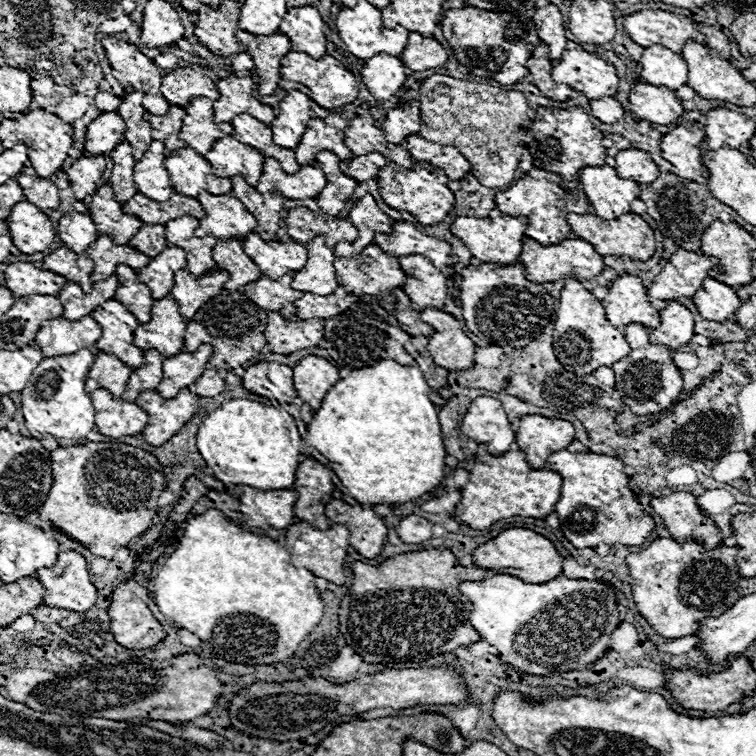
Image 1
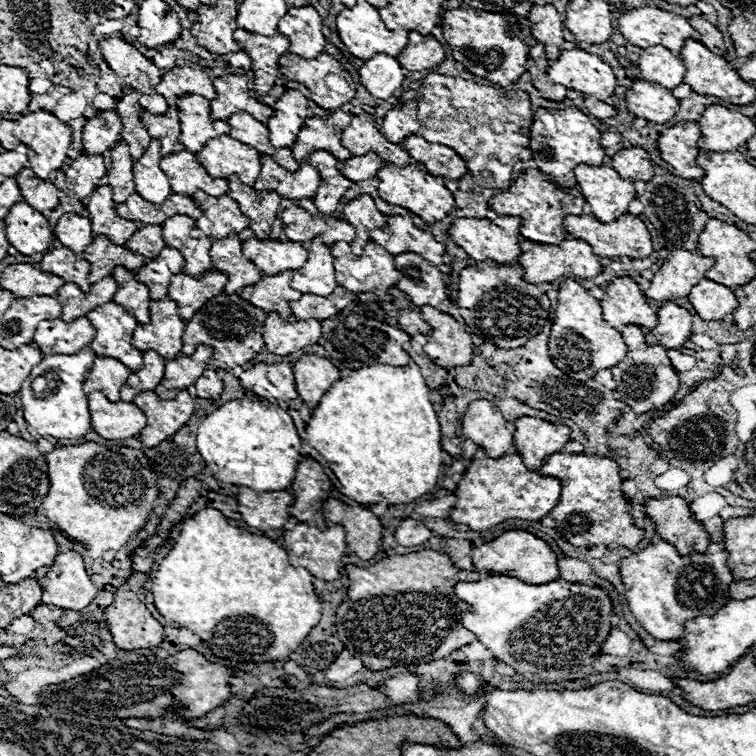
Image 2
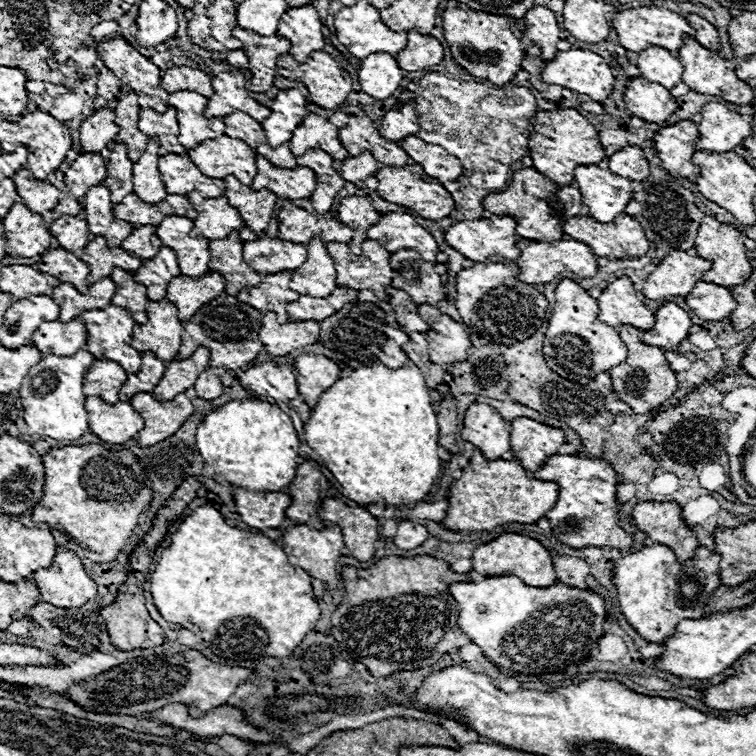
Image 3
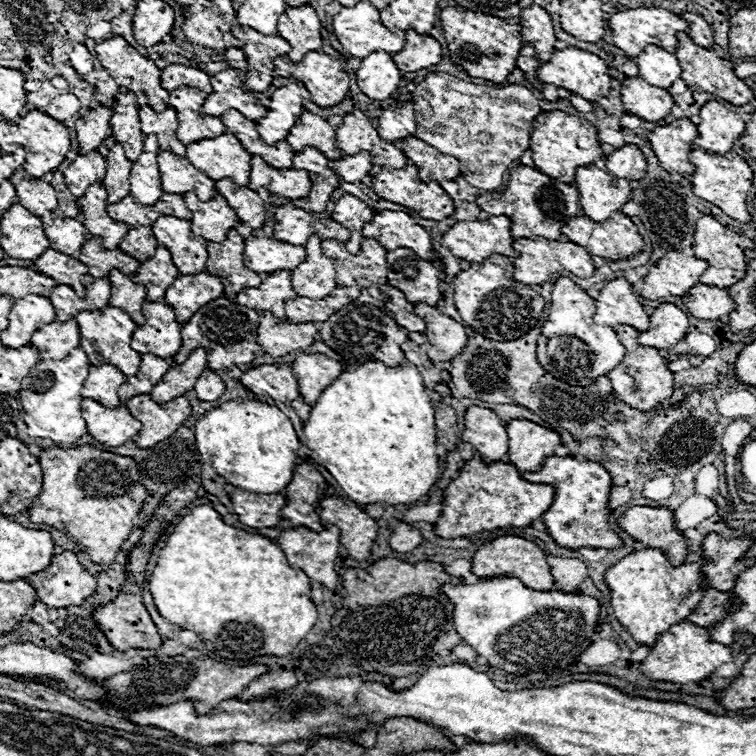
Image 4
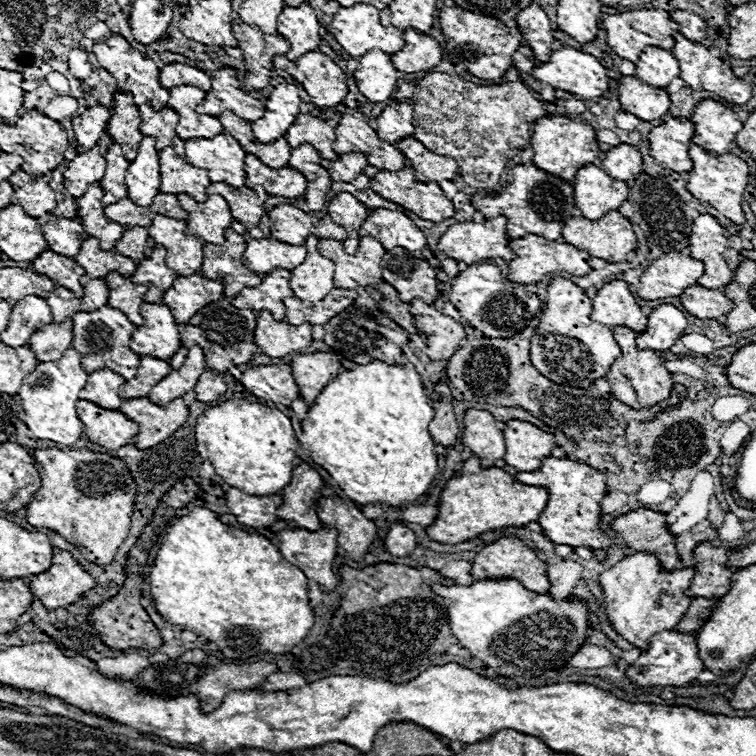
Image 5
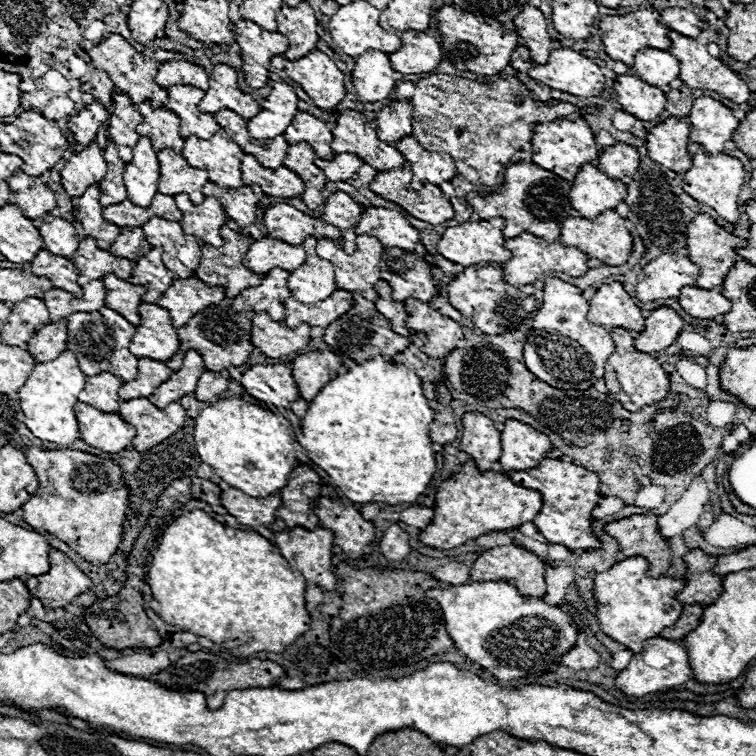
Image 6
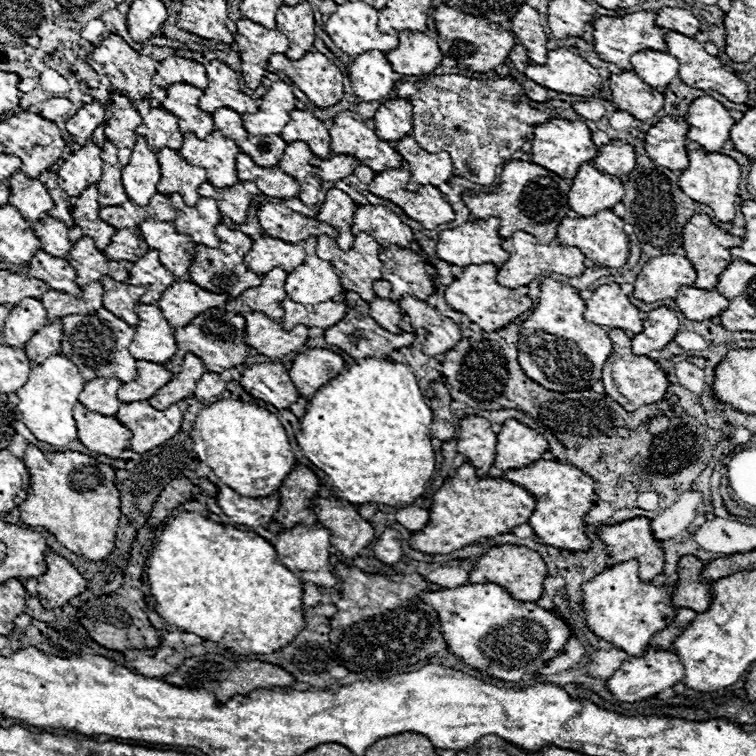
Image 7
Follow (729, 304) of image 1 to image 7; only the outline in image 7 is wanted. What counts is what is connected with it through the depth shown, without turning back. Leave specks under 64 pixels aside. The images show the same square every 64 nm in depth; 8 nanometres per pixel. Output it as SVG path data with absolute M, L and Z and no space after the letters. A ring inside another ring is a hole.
M680 288L676 304L682 310L682 314L690 320L710 320L714 316L720 316L730 302L716 290Z

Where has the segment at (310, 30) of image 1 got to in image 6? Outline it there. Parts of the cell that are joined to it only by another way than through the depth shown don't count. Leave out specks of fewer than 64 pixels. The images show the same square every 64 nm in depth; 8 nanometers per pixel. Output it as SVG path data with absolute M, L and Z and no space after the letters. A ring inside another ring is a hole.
M302 2L294 8L282 6L276 18L278 18L278 32L286 36L290 42L290 48L288 52L284 52L284 58L298 60L316 48L318 20L308 2Z

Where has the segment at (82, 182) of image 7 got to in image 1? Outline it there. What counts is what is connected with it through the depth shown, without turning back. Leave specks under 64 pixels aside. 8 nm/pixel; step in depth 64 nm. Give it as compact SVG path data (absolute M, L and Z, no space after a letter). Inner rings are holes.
M82 156L80 160L76 160L68 170L68 182L70 182L72 194L78 200L90 198L96 192L104 170L106 170L104 156Z

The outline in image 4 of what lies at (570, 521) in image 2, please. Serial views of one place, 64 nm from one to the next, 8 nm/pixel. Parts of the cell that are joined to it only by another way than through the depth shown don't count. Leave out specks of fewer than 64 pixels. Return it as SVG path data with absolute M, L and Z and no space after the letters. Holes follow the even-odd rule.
M550 456L544 460L538 472L522 472L522 478L530 482L546 482L556 490L552 510L542 516L548 526L548 534L556 544L566 548L620 548L622 538L614 528L610 528L610 508L608 496L612 492L610 472L590 460L578 460L572 456Z

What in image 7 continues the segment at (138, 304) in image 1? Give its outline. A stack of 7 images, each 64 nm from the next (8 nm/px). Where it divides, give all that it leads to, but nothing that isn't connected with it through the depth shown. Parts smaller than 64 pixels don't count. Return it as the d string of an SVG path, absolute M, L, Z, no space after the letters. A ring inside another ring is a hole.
M104 276L100 282L106 288L106 292L104 292L104 308L110 310L112 314L120 316L124 322L136 326L140 320L138 320L134 308L138 306L140 296L146 292L144 286L132 286L132 284L116 282L110 276Z

